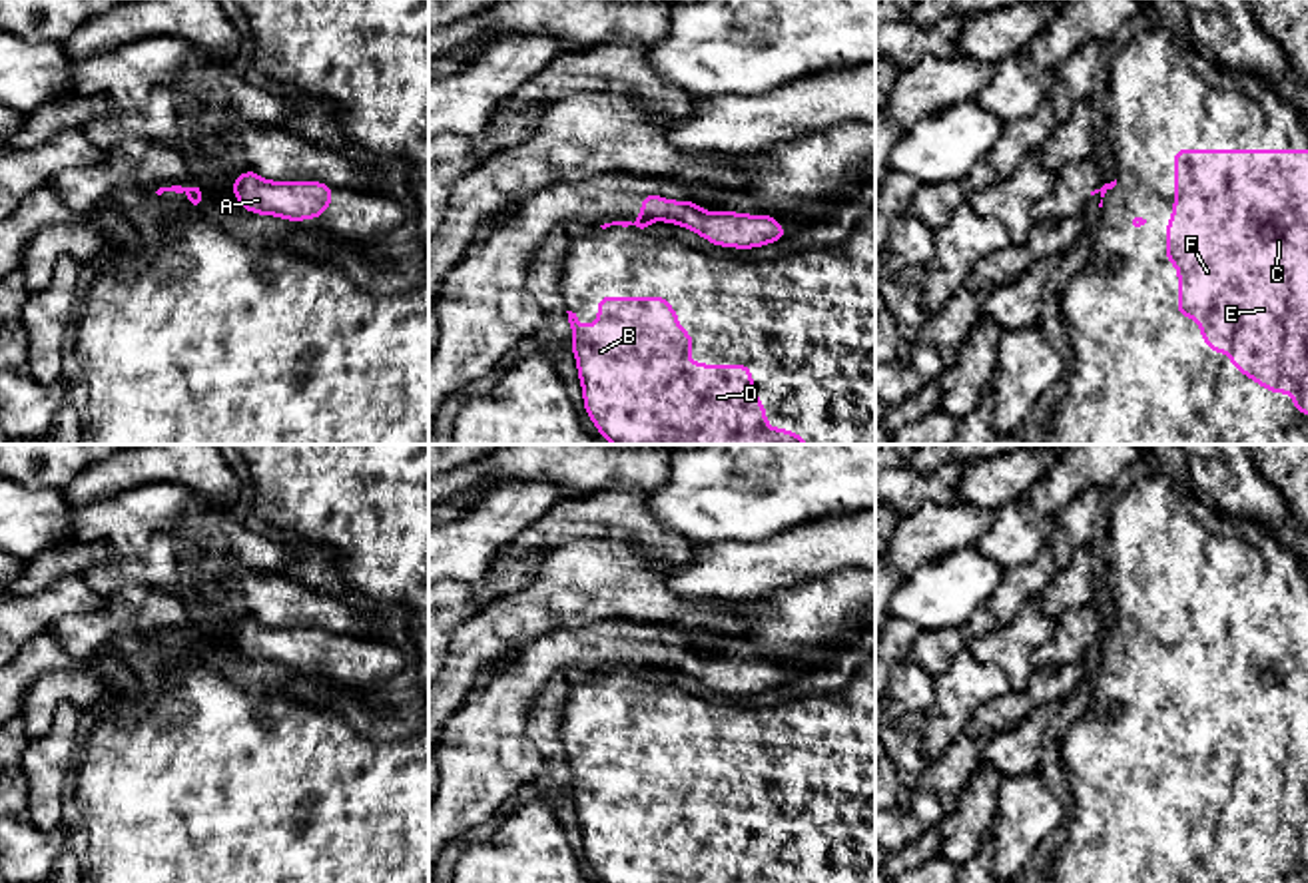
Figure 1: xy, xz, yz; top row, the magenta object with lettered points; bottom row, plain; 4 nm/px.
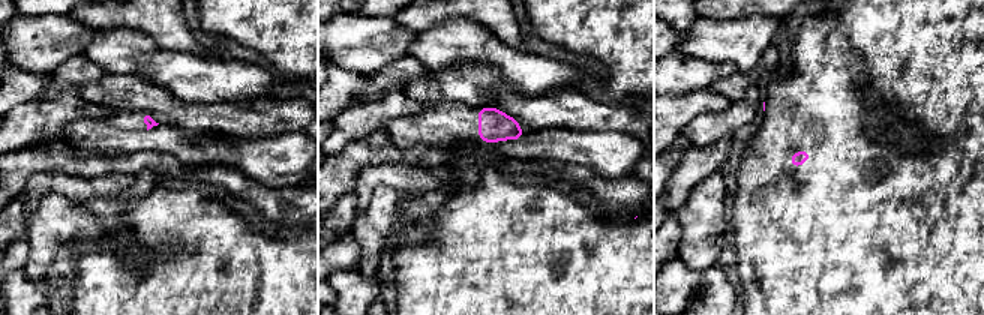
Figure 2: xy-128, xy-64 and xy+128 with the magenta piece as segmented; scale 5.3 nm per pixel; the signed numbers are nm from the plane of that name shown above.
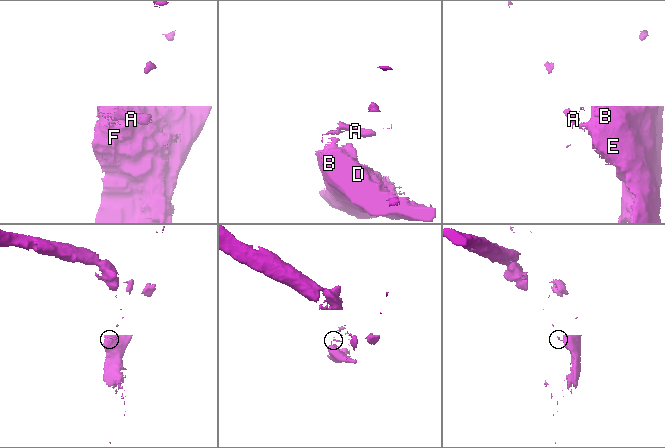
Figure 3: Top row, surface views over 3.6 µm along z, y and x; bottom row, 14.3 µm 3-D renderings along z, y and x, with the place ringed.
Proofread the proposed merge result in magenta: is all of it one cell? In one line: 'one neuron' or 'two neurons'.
two neurons

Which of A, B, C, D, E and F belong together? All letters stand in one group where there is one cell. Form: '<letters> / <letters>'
A / B C D E F

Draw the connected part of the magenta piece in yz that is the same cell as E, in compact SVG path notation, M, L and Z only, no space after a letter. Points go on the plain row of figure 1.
M1176 596L1174 598L1174 658L1166 672L1168 688L1164 692L1164 700L1170 706L1170 712L1178 716L1178 761L1180 763L1196 763L1200 771L1200 781L1206 787L1210 797L1228 799L1230 809L1242 821L1250 821L1250 829L1260 829L1264 835L1272 839L1292 839L1294 841L1294 857L1308 859L1308 596Z

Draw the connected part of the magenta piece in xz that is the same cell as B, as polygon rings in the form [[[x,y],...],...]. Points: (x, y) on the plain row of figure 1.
[[[600,743],[594,773],[582,773],[576,759],[566,759],[584,855],[602,883],[798,883],[792,877],[766,873],[766,855],[756,843],[750,813],[698,811],[686,803],[694,787],[678,773],[678,759],[664,743]]]

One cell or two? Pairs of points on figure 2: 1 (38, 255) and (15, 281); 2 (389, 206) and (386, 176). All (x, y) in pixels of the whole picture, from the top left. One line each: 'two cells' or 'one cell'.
1: two cells
2: two cells

